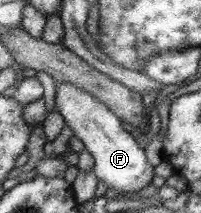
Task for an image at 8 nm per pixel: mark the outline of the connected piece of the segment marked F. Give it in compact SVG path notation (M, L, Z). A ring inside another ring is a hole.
M55 81L53 108L61 114L73 136L83 143L84 149L93 157L93 168L90 171L99 182L124 194L136 193L150 184L154 166L147 163L144 150L137 145L135 135L121 127L121 118L103 102L79 86Z

